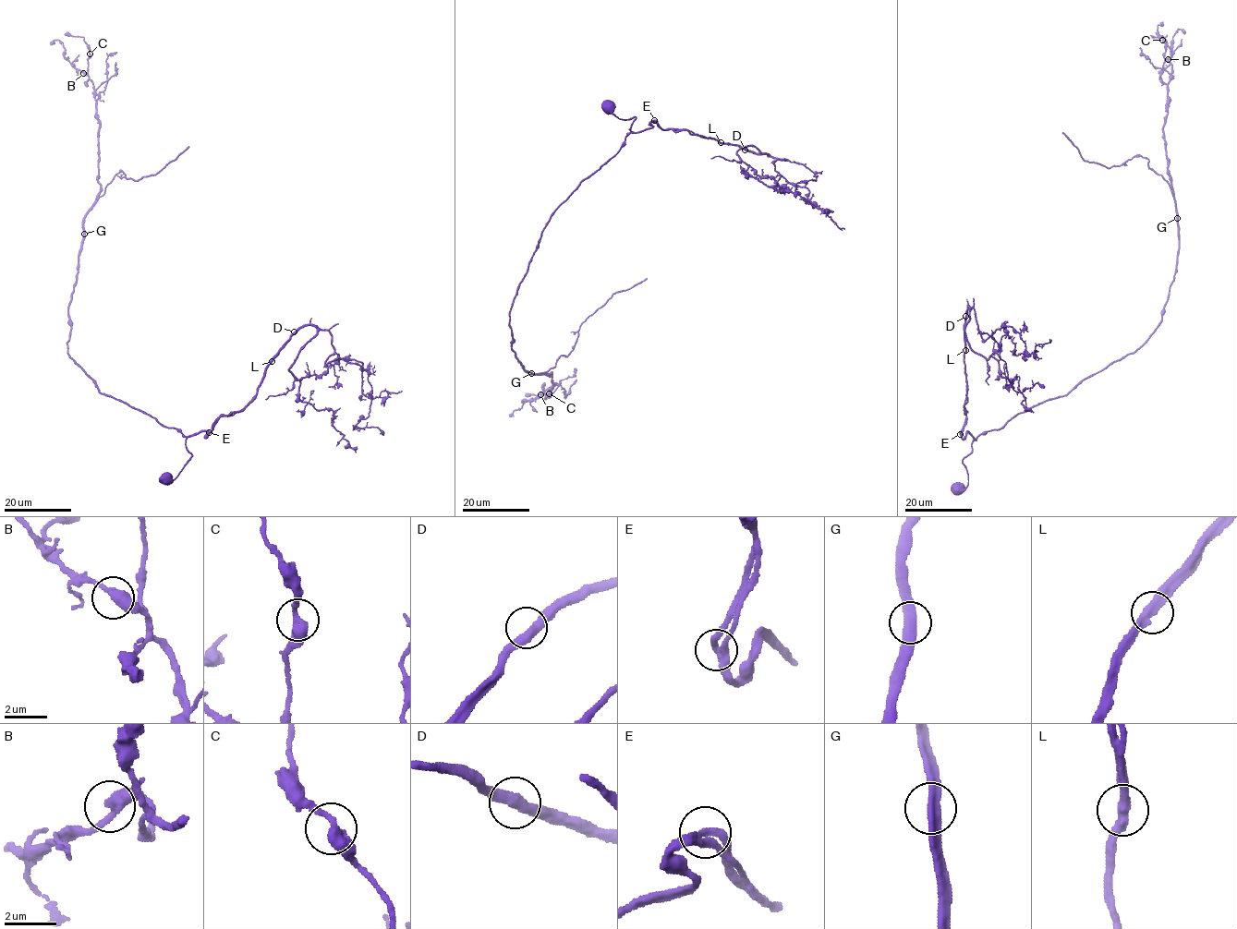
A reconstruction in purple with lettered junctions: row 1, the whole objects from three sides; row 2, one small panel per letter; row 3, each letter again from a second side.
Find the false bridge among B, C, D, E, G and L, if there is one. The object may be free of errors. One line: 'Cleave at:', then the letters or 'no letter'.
Cleave at: G

